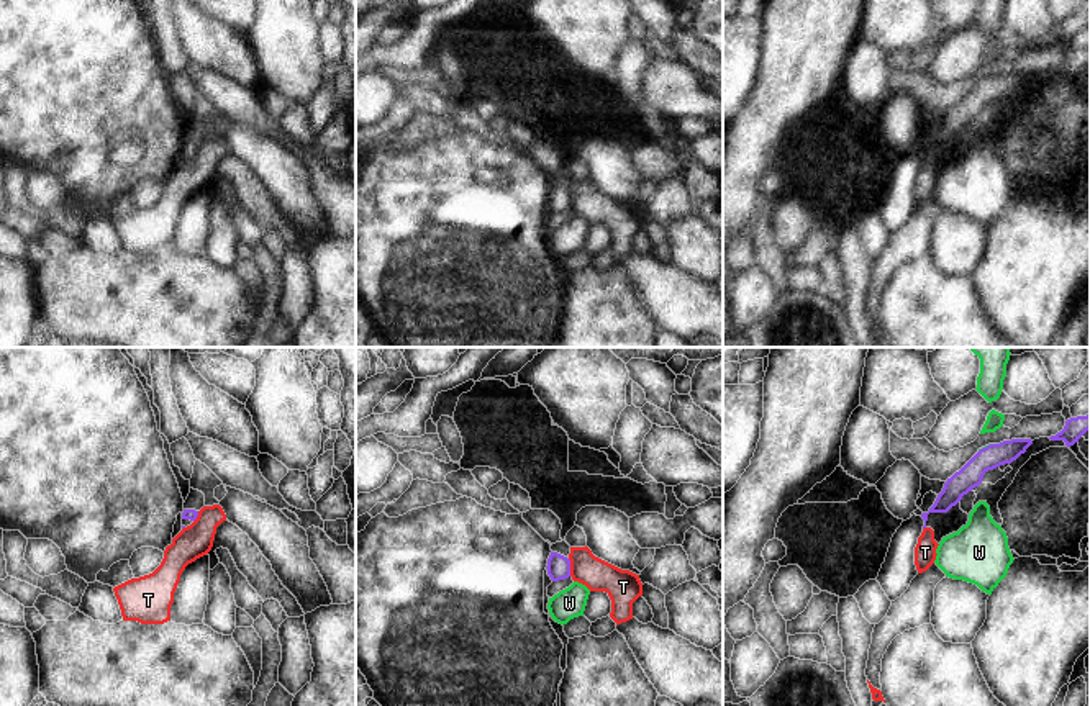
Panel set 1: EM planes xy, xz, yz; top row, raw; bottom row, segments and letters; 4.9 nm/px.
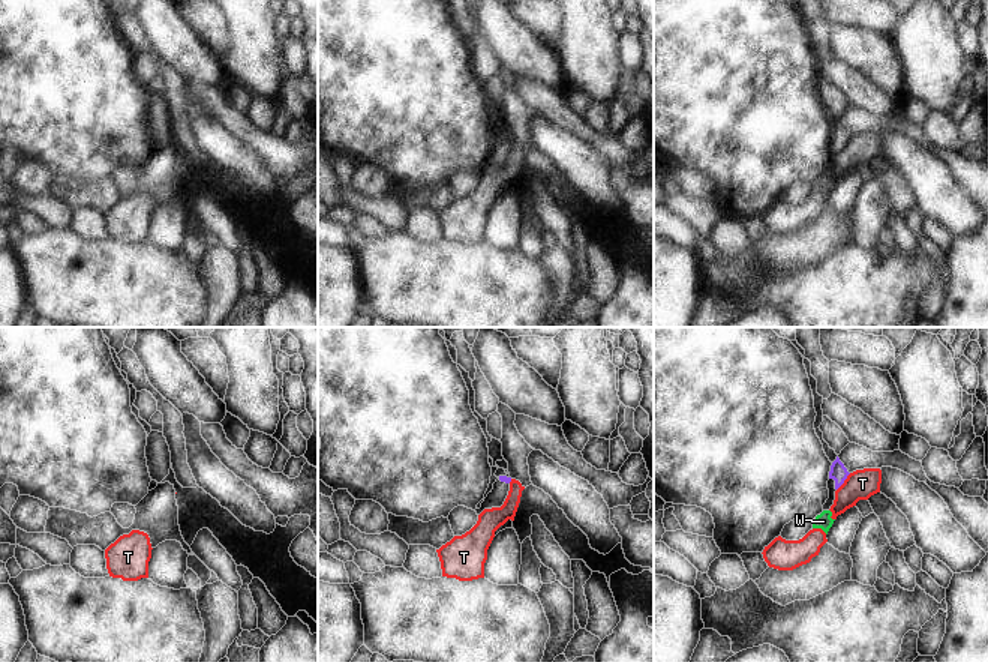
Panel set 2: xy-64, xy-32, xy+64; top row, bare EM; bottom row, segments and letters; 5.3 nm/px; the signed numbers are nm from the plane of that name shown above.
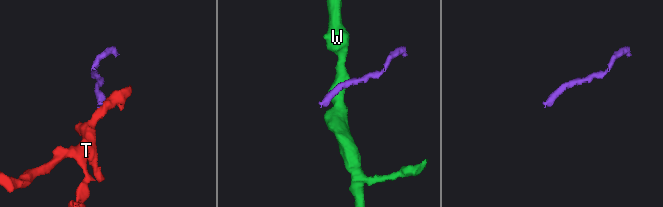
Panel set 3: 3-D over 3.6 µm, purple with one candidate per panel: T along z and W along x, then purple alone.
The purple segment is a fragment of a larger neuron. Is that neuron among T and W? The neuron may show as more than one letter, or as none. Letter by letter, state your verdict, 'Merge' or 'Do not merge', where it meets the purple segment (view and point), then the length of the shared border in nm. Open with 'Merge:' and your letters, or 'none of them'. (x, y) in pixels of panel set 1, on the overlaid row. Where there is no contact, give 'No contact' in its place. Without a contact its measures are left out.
Merge: none of them
T: Do not merge. Touches purple at xz (569, 567). Shared border 90 nm
W: Do not merge. Touches purple at yz (984, 448). Shared border 70 nm

